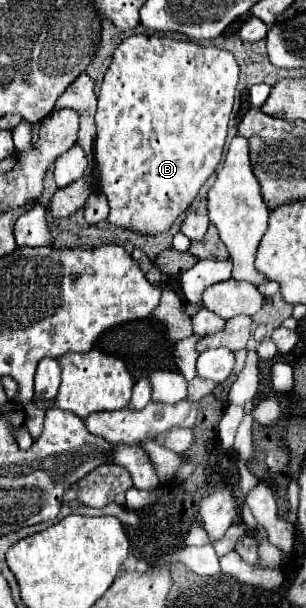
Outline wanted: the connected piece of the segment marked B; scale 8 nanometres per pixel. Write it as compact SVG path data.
M131 35L113 53L97 95L97 137L93 145L99 167L99 189L109 199L109 221L117 227L143 235L167 231L187 211L207 177L215 171L231 117L239 65L225 49L203 47L195 41L169 39L159 35Z

